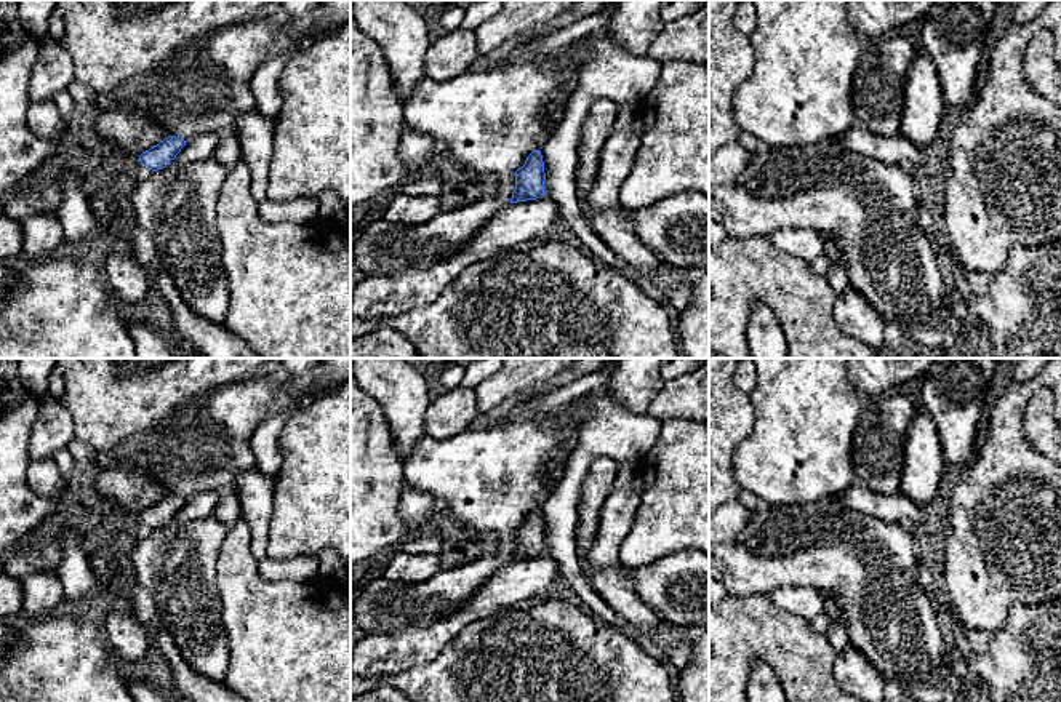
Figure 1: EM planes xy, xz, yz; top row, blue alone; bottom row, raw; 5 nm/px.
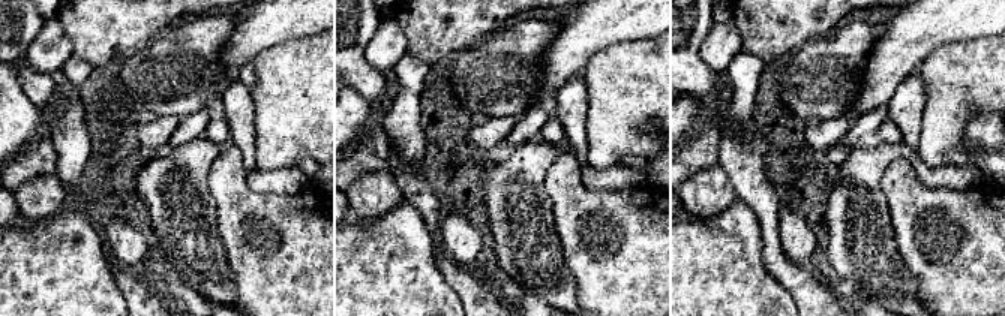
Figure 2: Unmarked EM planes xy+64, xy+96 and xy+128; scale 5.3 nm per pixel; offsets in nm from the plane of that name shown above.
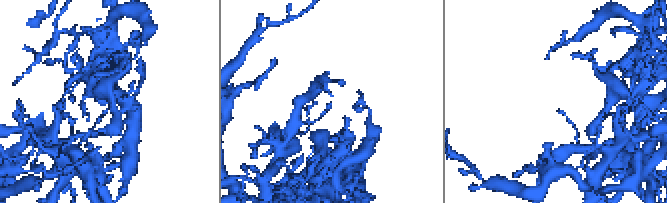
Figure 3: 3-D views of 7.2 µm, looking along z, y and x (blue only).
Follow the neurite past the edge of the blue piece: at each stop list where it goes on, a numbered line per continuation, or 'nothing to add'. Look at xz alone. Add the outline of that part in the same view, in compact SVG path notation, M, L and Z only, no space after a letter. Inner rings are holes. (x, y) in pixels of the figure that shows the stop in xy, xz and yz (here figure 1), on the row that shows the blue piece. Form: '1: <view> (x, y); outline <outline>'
nothing to add

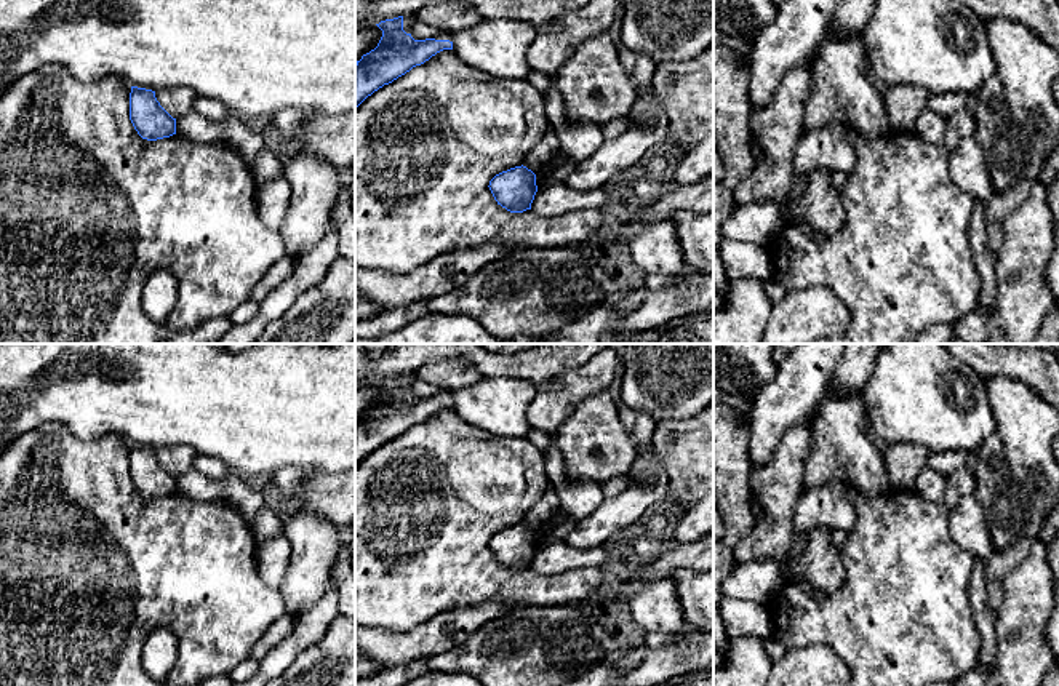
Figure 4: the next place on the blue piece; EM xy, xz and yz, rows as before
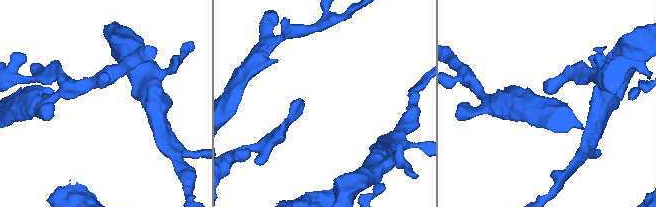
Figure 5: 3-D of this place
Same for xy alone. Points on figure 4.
nothing to add

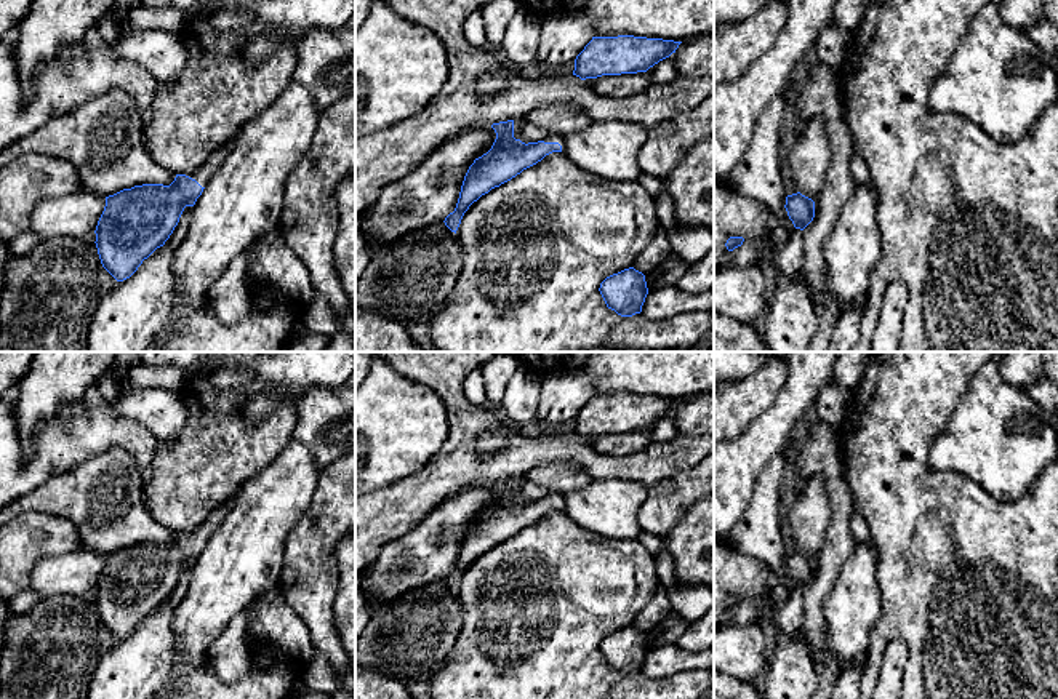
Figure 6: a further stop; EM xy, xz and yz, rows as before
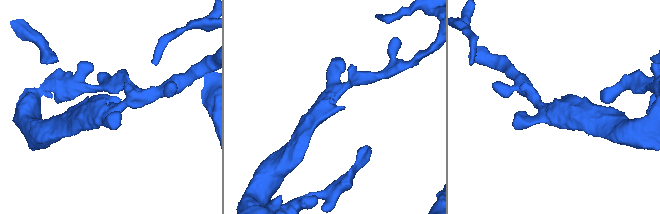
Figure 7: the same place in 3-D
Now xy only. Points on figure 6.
1: xy (216, 159); outline M237 134L230 138L222 147L214 150L206 160L206 163L189 178L195 179L202 187L206 187L213 174L219 170L219 166L224 163L224 160L234 149L235 141Z

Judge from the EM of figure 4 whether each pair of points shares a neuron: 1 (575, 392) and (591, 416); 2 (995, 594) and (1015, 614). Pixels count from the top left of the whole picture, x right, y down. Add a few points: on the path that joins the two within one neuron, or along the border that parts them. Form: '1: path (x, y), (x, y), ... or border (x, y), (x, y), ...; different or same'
1: border (607, 389), (587, 397), (557, 430); different
2: border (1016, 565), (1002, 579), (1002, 603), (995, 611); different

